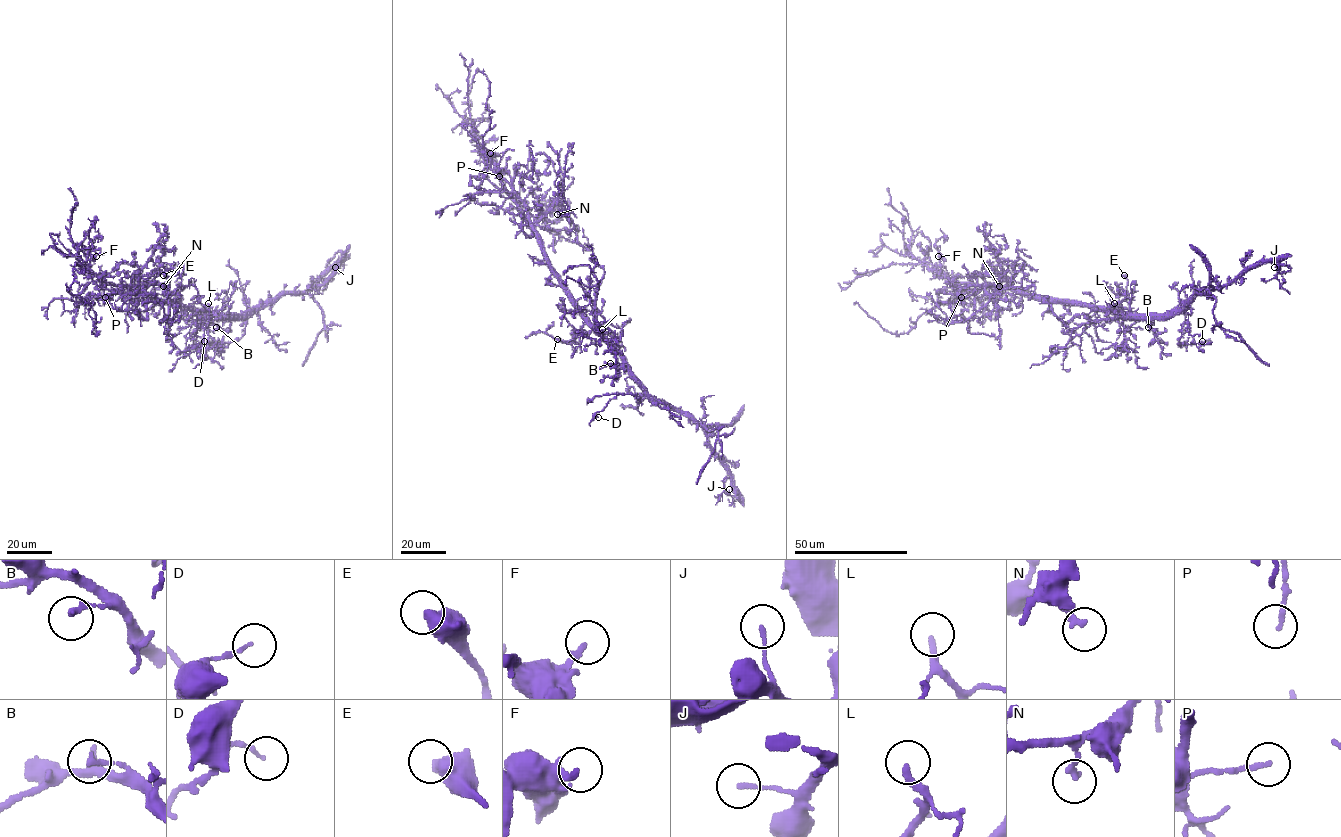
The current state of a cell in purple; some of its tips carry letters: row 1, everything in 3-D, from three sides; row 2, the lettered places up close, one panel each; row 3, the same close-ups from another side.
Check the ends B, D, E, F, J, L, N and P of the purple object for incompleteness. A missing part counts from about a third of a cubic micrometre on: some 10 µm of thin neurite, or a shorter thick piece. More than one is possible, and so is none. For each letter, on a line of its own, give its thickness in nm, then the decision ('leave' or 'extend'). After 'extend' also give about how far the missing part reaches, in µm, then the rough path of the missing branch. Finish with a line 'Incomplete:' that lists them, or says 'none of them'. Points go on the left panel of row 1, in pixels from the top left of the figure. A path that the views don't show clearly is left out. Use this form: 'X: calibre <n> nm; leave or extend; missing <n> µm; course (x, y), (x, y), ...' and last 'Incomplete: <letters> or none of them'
B: calibre 190 nm; leave
D: calibre 90 nm; leave
E: calibre 550 nm; leave
F: calibre 200 nm; leave
J: calibre 150 nm; leave
L: calibre 240 nm; extend; missing 15 µm
N: calibre 190 nm; leave
P: calibre 150 nm; leave
Incomplete: L

